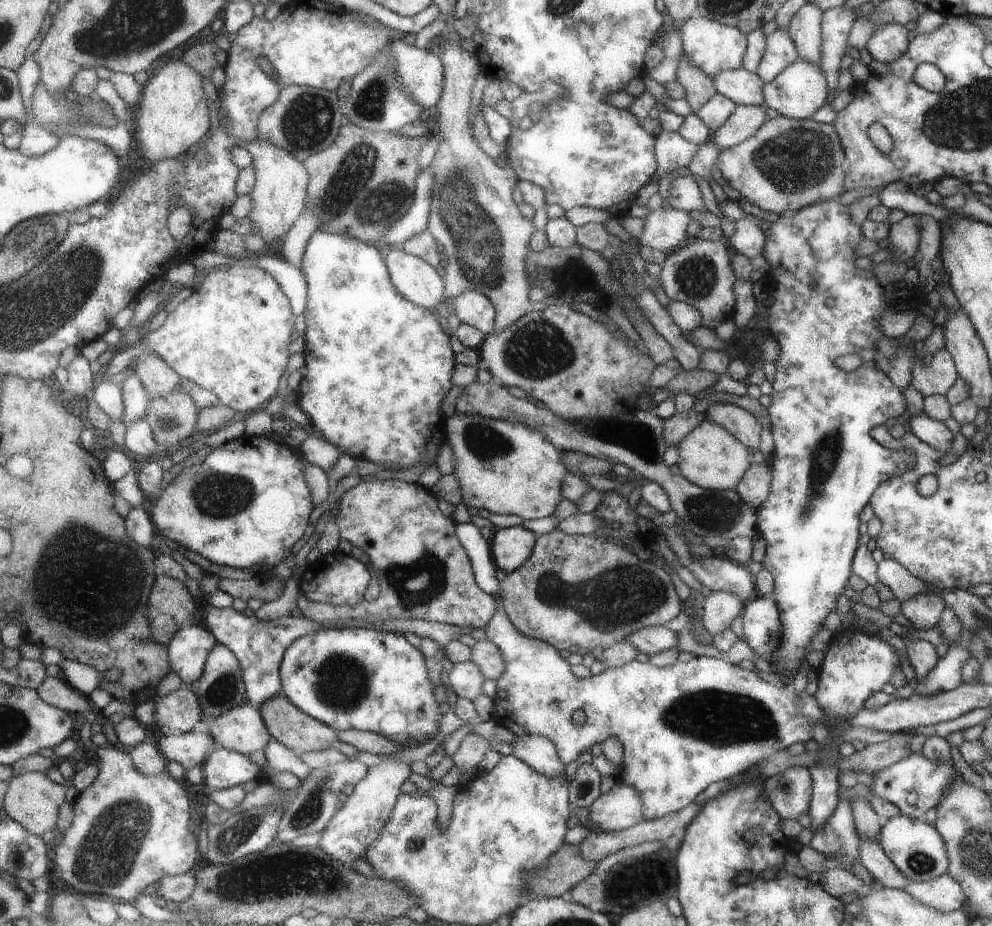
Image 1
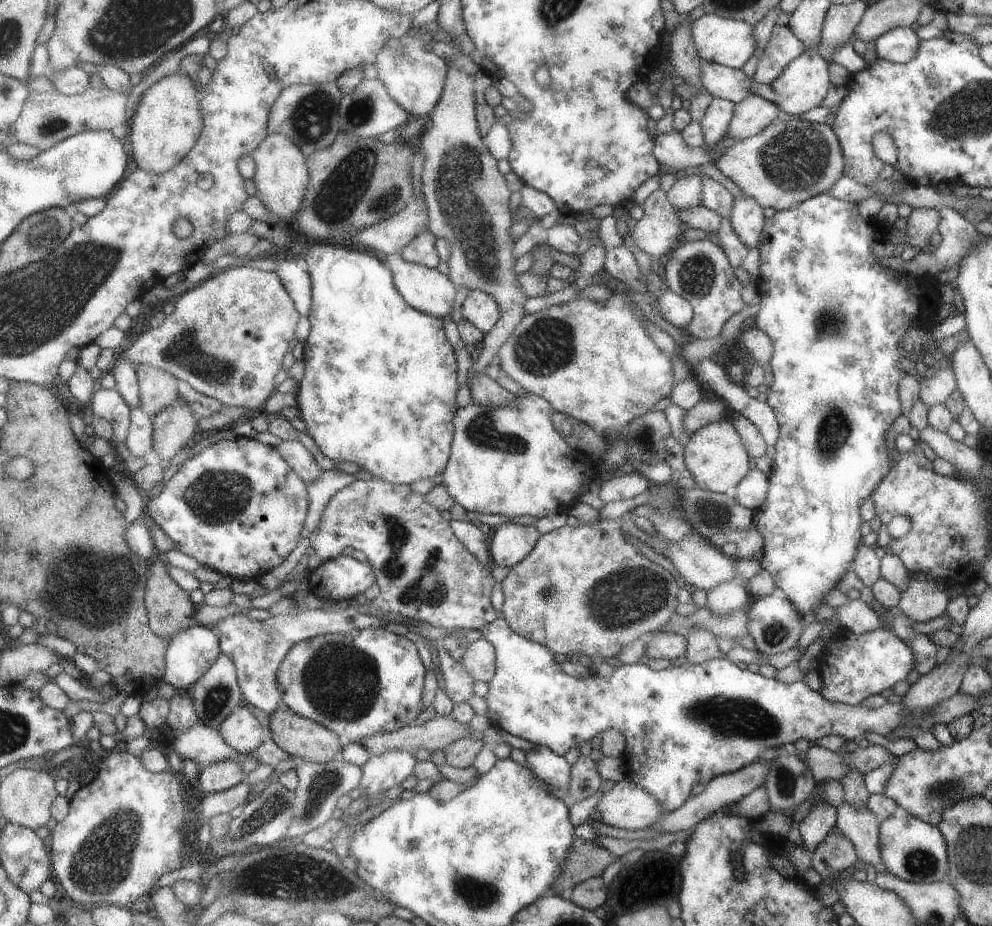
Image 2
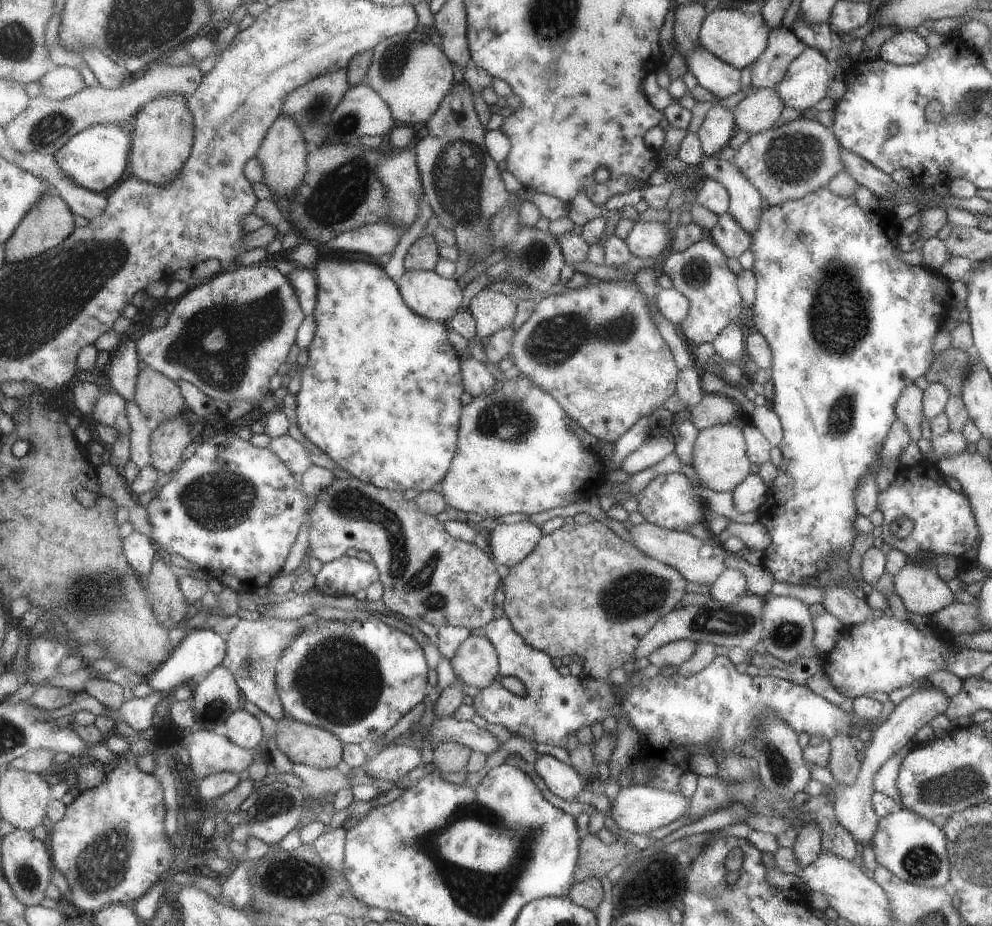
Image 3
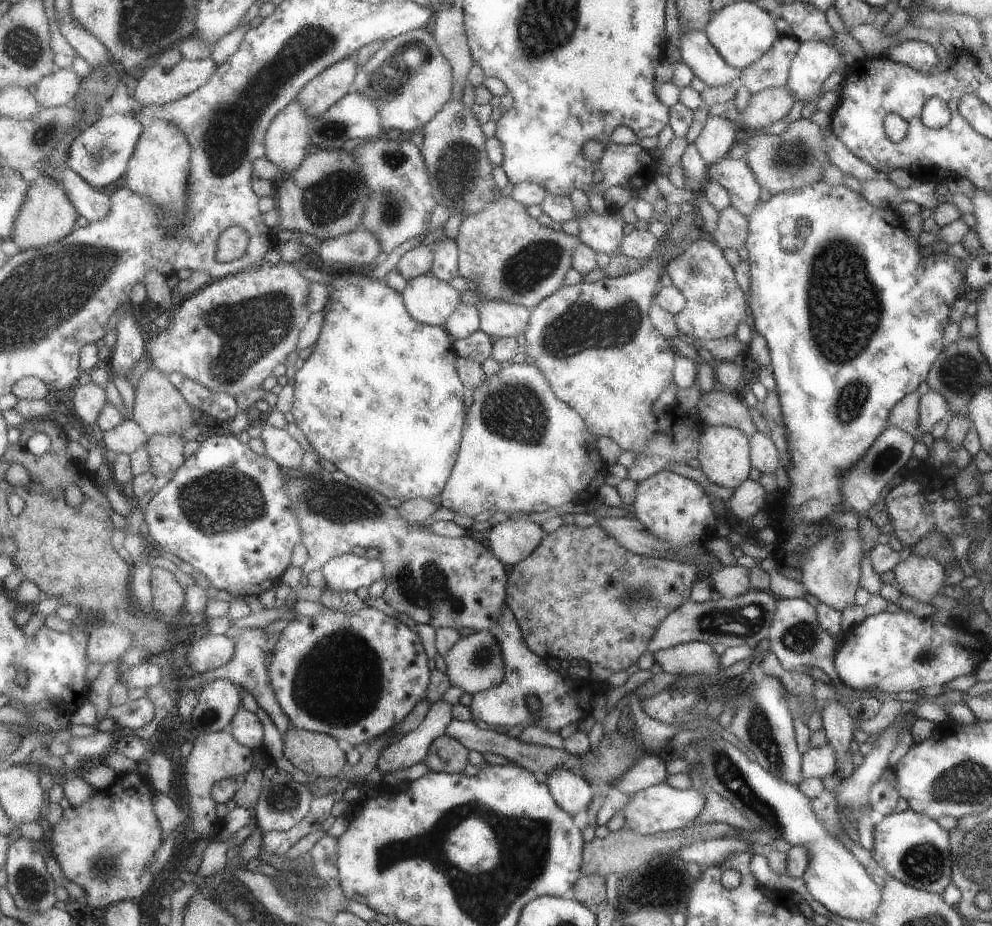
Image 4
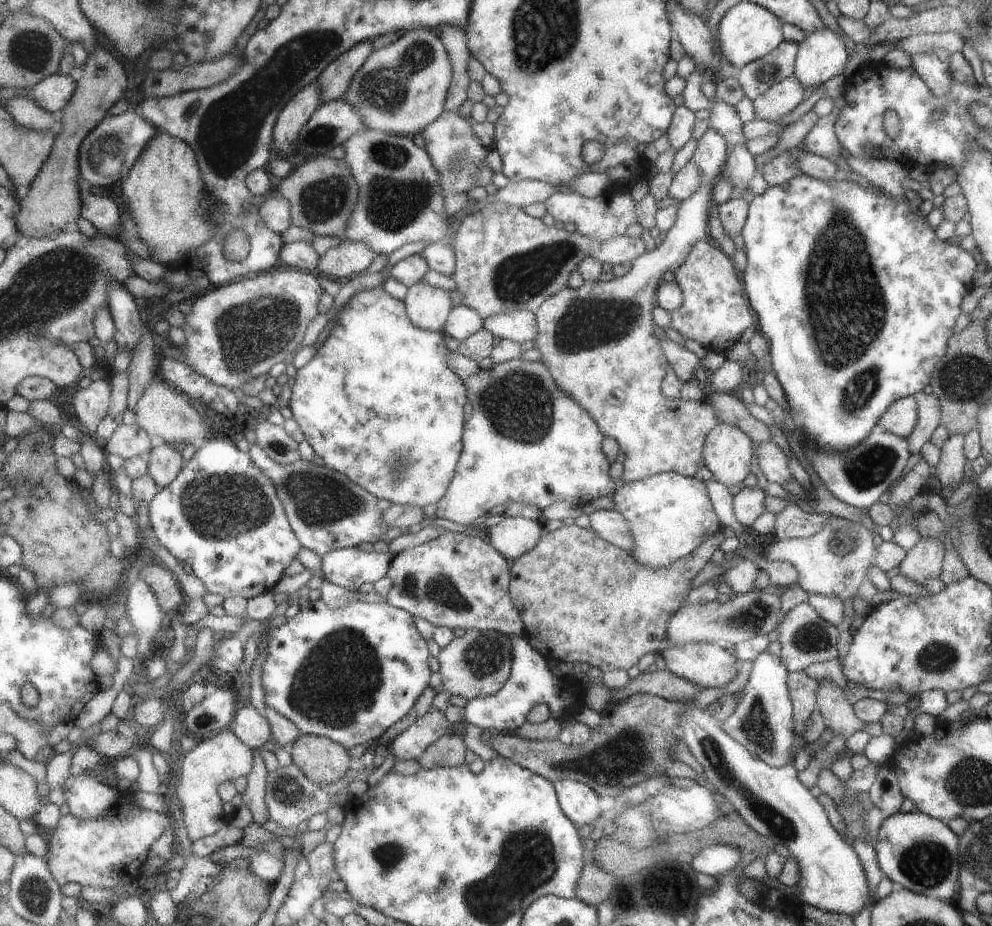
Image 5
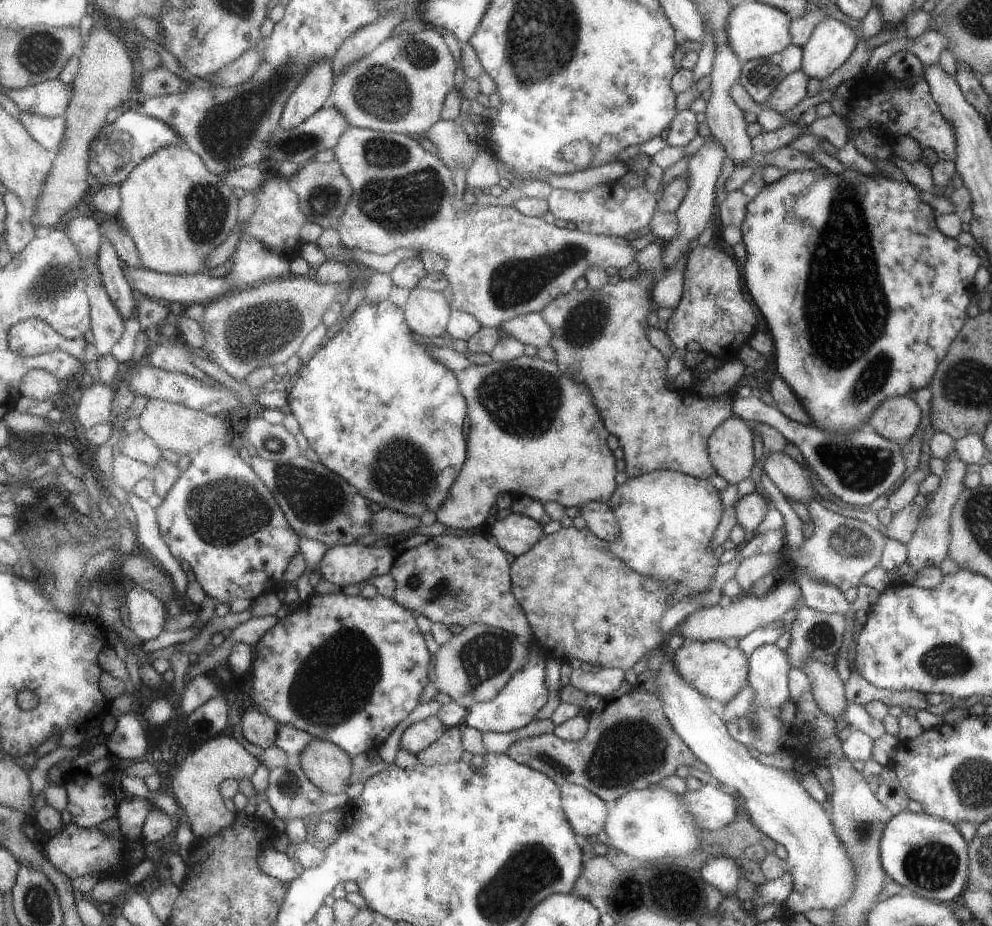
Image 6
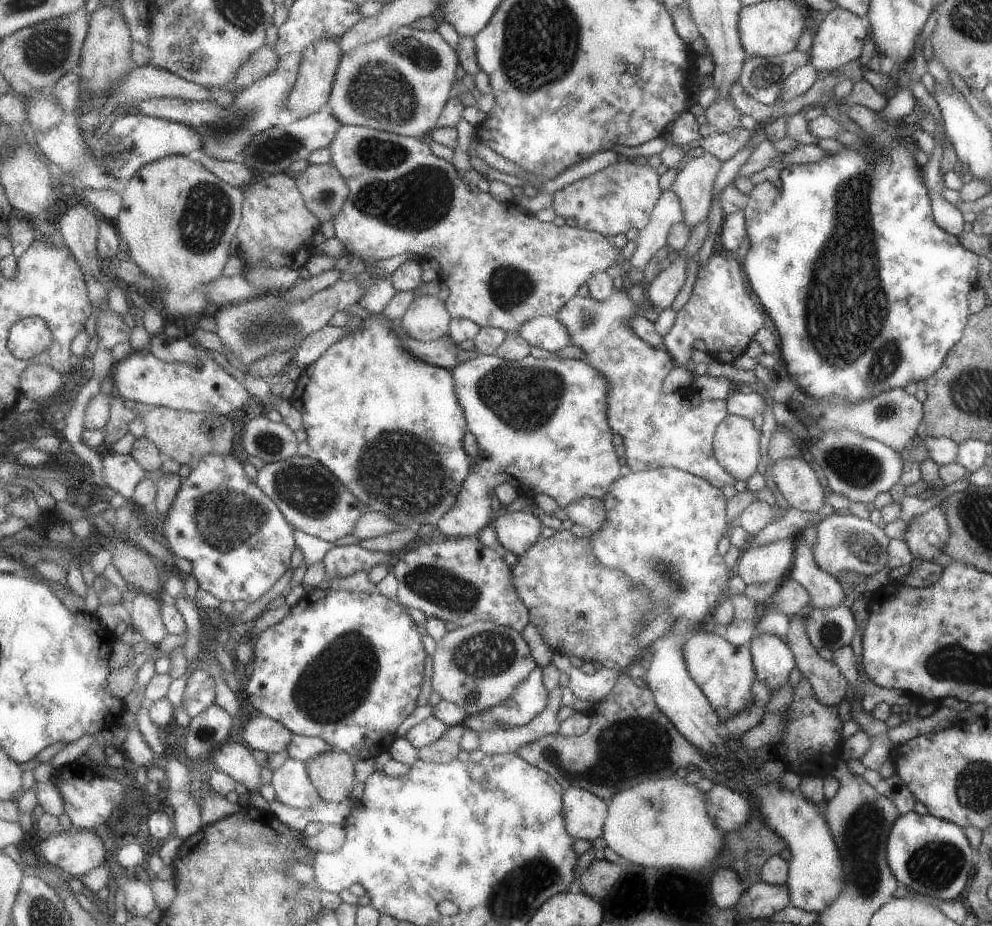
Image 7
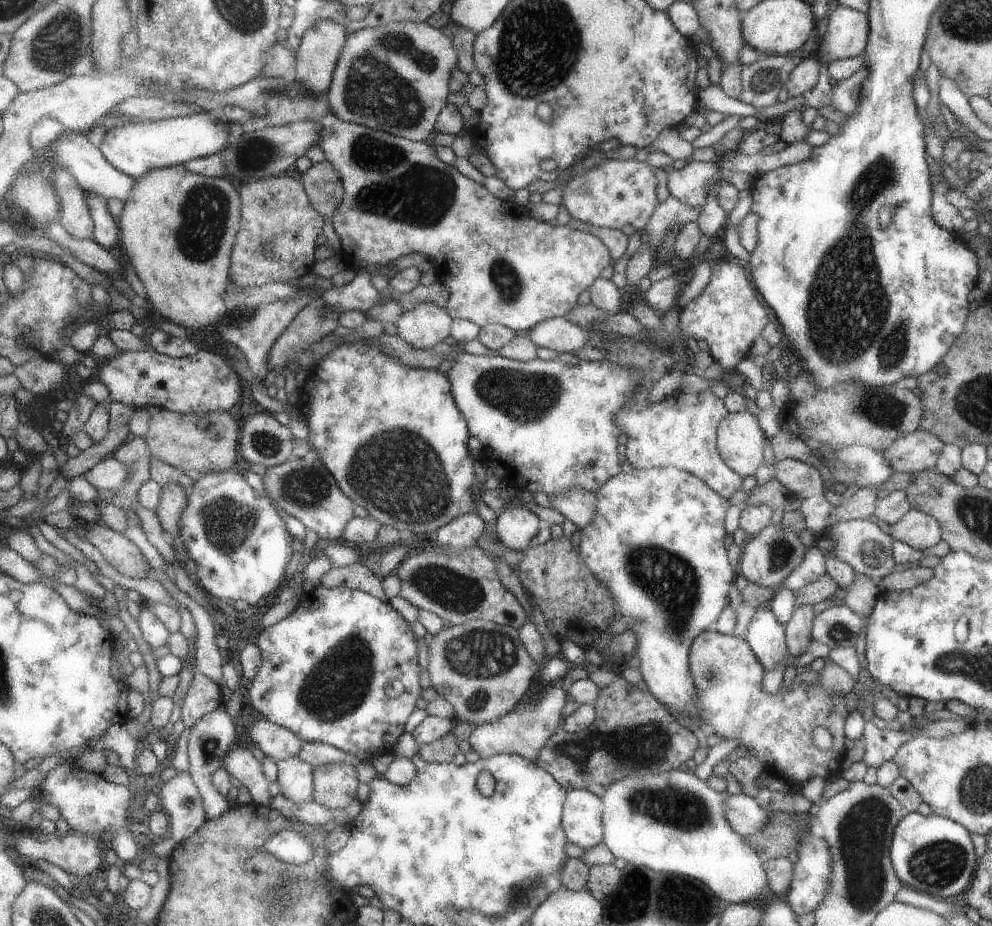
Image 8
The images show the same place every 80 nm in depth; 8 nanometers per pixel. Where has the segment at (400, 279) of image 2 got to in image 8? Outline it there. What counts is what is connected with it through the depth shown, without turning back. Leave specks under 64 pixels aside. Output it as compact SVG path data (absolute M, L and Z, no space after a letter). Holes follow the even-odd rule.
M423 302L400 316L394 324L397 328L395 334L399 338L403 338L407 344L411 344L413 348L417 348L417 350L433 350L433 346L451 339L453 320L446 308L441 308L433 302Z

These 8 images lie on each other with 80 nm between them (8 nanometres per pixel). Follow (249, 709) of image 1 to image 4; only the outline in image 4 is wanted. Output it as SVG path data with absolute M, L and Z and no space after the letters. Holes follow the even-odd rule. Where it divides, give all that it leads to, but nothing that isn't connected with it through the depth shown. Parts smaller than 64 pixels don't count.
M243 707L233 717L229 730L241 744L252 749L260 748L263 744L263 738L265 738L265 726L263 726L261 718L255 712Z

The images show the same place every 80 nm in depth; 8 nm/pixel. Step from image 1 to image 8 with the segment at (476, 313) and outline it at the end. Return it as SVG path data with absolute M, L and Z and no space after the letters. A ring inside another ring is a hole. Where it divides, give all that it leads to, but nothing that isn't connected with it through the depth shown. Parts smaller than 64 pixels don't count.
M566 317L540 321L527 334L537 346L559 353L574 353L585 344L589 344L589 338L593 336L589 330L585 330L585 326L581 328Z

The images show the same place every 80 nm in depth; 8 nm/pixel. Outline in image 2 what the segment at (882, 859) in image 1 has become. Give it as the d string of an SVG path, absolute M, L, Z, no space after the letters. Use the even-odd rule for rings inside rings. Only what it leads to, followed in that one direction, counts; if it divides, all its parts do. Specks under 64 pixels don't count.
M841 802L835 806L835 827L851 842L858 861L871 864L875 872L886 872L879 860L878 825L867 806Z

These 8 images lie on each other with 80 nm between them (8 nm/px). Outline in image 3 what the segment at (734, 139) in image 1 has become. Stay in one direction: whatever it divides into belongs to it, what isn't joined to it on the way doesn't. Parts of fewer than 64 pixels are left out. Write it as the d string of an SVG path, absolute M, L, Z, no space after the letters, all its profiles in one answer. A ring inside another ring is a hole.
M759 88L741 100L733 109L736 131L753 135L771 128L779 118L783 100L775 94L775 88Z

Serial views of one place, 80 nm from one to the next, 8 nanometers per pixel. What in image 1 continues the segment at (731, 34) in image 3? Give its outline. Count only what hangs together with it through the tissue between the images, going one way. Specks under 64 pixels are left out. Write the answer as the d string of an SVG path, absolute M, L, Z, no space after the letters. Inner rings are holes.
M691 16L681 23L678 31L682 52L708 77L740 66L746 49L746 36L737 27L730 27L702 16Z

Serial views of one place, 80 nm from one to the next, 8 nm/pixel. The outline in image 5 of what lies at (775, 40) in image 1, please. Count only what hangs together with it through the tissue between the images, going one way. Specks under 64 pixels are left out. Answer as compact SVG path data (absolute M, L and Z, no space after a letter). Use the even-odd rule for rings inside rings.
M781 42L775 50L745 64L735 74L743 95L753 101L765 90L793 75L798 44Z

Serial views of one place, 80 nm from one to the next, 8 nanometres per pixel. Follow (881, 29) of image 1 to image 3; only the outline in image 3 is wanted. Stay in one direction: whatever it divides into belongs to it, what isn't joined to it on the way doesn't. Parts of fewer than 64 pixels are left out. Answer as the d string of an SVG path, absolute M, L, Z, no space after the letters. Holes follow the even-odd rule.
M897 29L893 36L881 43L878 57L895 65L911 65L921 62L927 50L924 38L915 30Z

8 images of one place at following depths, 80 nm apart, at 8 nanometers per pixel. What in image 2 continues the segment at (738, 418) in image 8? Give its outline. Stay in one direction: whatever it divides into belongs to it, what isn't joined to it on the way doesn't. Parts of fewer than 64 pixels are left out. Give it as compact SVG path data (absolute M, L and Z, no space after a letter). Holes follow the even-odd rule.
M728 420L711 422L693 432L683 446L683 474L691 476L696 487L715 493L726 493L749 472L749 456Z

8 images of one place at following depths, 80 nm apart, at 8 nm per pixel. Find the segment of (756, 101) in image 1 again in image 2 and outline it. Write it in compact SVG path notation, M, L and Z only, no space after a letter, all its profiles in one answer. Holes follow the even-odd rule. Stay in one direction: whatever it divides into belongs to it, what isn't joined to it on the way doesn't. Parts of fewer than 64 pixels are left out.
M700 60L699 66L701 66L699 82L701 82L703 90L712 98L737 103L752 94L749 92L751 80L747 80L745 74L739 69L728 68L715 62L707 62L707 60Z

